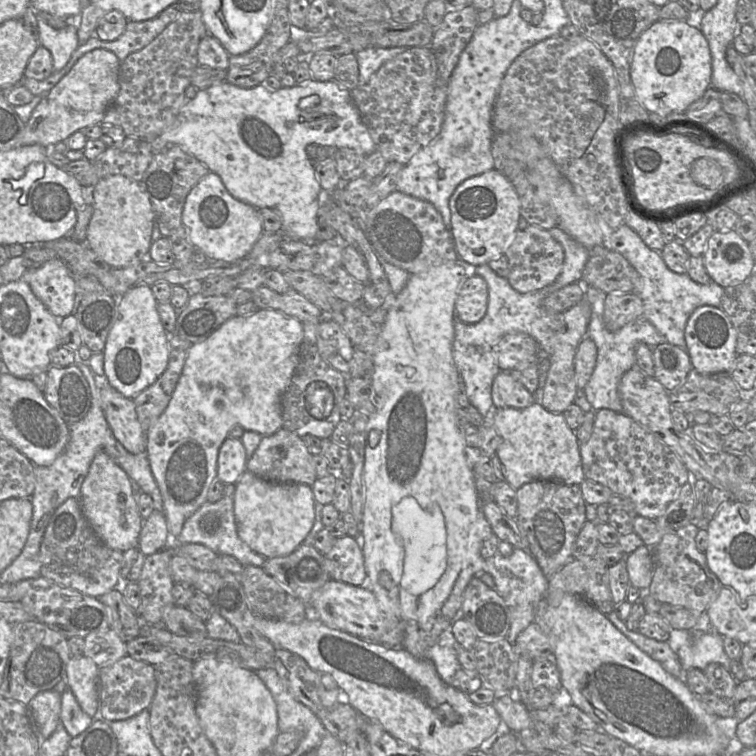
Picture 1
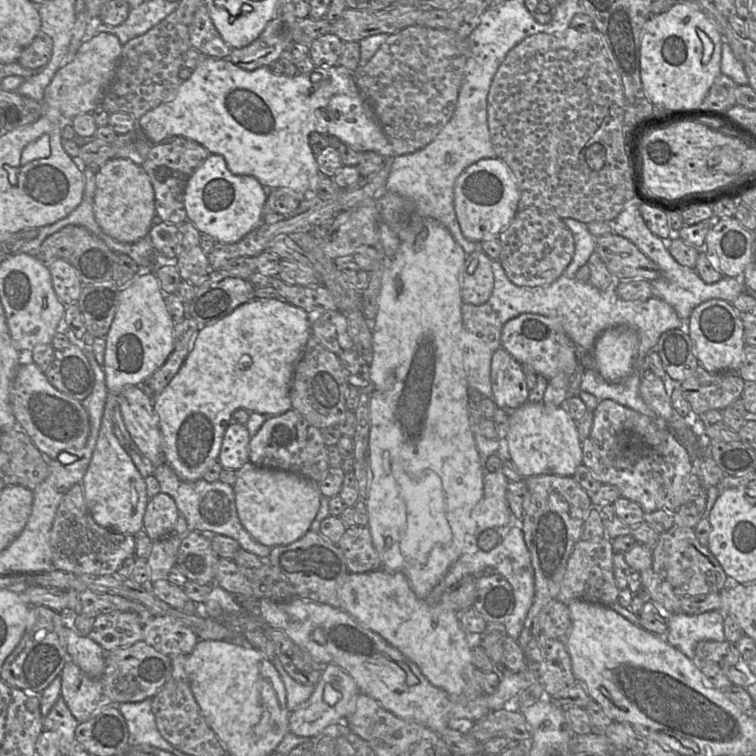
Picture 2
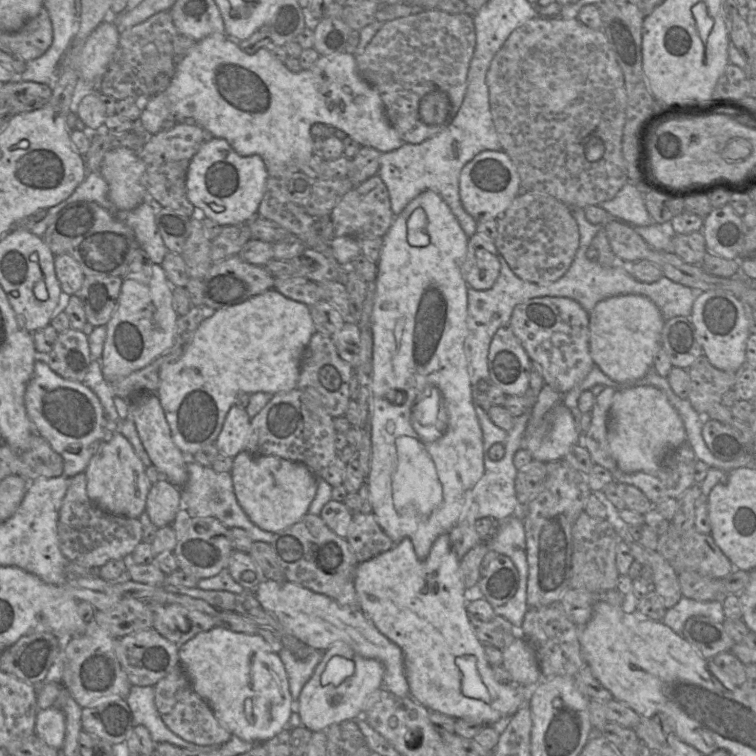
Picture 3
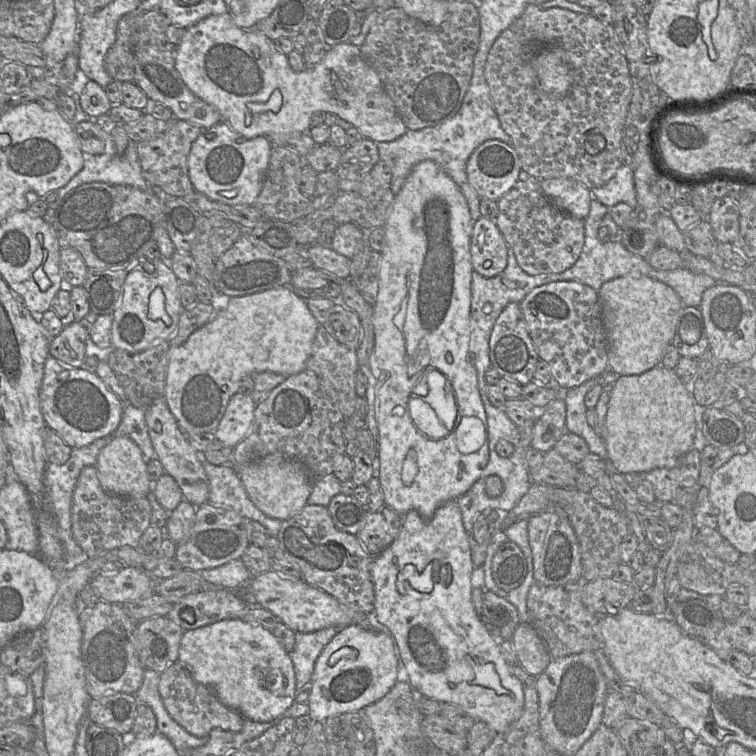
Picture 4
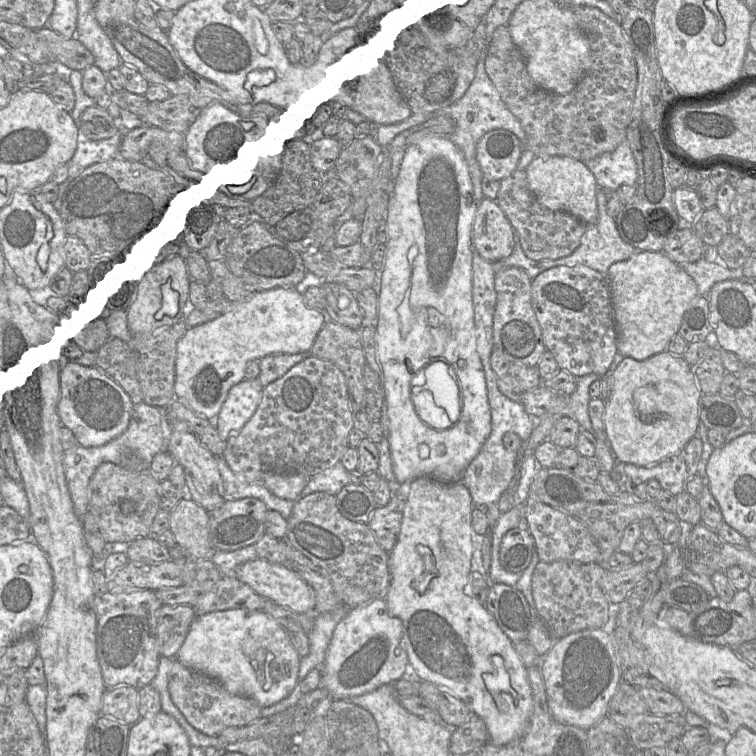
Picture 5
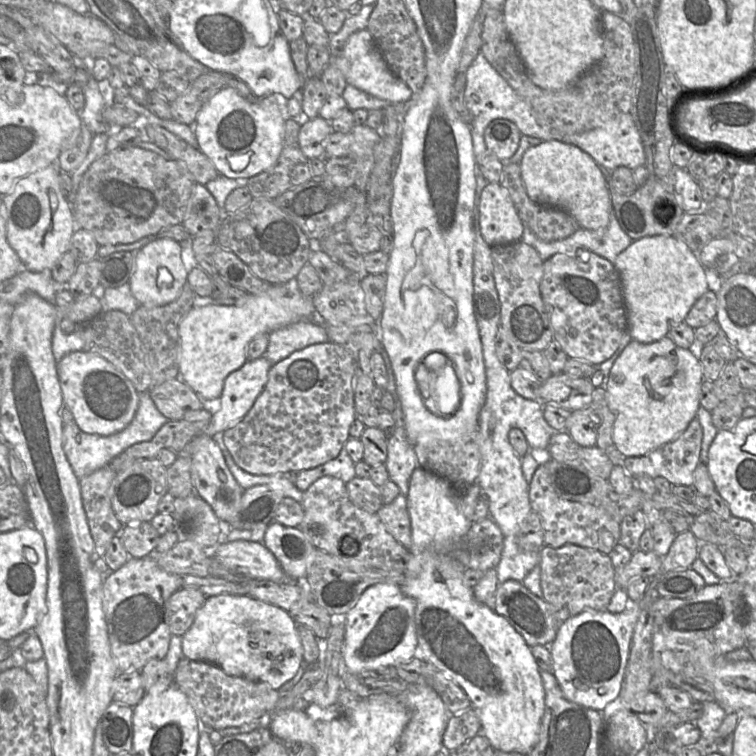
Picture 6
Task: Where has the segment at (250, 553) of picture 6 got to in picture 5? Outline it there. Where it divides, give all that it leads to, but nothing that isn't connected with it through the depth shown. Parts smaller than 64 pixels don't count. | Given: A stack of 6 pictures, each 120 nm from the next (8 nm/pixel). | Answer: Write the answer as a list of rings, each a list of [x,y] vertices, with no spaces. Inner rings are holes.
[[[256,558],[241,564],[235,577],[255,593],[297,613],[313,613],[315,593],[292,569]]]

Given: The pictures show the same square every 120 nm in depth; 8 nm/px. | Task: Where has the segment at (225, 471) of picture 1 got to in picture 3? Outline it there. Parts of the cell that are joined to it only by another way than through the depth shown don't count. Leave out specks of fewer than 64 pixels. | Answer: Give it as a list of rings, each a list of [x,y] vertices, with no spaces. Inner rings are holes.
[[[234,405],[229,410],[216,440],[219,453],[235,458],[245,450],[250,432],[251,418],[246,409]]]

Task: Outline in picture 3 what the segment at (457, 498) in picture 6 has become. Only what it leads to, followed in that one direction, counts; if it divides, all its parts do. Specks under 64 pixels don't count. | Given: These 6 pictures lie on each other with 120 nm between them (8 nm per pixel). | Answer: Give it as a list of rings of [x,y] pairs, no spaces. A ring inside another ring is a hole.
[[[449,533],[441,534],[424,560],[420,560],[410,538],[359,563],[354,577],[359,609],[376,628],[402,650],[410,695],[430,711],[437,711],[455,719],[475,718],[486,723],[506,725],[509,718],[526,702],[531,688],[512,687],[498,682],[488,663],[485,646],[475,635],[466,611],[466,588],[461,576],[460,559],[454,552]]]

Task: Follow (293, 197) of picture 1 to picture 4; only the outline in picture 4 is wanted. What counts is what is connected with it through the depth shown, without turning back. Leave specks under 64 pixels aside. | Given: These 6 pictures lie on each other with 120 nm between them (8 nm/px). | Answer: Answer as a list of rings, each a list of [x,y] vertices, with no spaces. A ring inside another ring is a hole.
[[[229,12],[208,16],[185,28],[179,45],[175,47],[175,65],[188,89],[204,102],[215,106],[222,121],[247,139],[266,136],[271,139],[293,132],[309,132],[310,118],[315,112],[330,112],[356,127],[363,138],[375,143],[392,142],[407,128],[388,96],[378,74],[364,60],[360,47],[349,42],[327,48],[322,60],[313,68],[294,71],[288,56],[278,51],[274,41],[256,30],[241,29]]]

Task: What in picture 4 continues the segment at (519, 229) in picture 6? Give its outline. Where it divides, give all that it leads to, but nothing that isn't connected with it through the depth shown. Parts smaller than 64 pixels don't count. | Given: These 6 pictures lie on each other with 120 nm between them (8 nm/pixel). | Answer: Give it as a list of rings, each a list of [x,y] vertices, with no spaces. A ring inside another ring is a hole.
[[[480,217],[474,222],[470,244],[473,271],[491,278],[504,271],[508,246],[496,222]]]

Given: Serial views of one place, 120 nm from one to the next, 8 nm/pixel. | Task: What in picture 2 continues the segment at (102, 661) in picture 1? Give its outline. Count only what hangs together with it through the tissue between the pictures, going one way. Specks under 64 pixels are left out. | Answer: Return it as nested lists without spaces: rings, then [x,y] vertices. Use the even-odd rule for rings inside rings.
[[[112,611],[95,617],[87,636],[106,654],[142,640],[142,633],[143,625],[135,613]]]

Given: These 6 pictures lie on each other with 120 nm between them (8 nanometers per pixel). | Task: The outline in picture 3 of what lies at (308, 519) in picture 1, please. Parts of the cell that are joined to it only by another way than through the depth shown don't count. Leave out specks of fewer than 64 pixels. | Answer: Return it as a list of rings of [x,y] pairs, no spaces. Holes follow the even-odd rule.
[[[242,451],[234,458],[231,476],[240,507],[256,526],[272,533],[280,533],[299,522],[317,493],[318,479],[308,467],[276,456]]]

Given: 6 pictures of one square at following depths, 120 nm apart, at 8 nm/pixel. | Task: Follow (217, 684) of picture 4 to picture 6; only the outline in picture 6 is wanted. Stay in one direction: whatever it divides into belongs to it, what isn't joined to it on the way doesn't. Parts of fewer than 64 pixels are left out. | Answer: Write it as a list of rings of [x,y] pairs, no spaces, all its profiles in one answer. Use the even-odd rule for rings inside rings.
[[[219,594],[205,599],[202,606],[196,612],[193,623],[182,636],[182,655],[183,657],[195,660],[206,661],[219,666],[226,674],[230,676],[246,677],[269,684],[273,689],[278,690],[282,685],[291,680],[303,664],[303,647],[297,632],[297,624],[289,612],[266,602],[254,599],[249,595],[231,595]]]

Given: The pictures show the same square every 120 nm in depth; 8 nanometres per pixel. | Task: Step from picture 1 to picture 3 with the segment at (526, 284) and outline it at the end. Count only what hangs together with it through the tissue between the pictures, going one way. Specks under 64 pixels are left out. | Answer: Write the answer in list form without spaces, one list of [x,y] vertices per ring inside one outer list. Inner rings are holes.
[[[521,192],[497,219],[495,245],[512,272],[522,280],[549,284],[570,268],[579,247],[578,225],[570,207],[544,193]]]

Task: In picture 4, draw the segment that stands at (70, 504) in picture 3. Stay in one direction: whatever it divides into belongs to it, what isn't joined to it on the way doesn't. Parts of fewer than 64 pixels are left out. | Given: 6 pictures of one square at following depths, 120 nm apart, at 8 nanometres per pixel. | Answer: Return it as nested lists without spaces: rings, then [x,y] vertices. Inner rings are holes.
[[[95,465],[82,469],[72,497],[71,531],[75,542],[88,558],[123,546],[137,548],[150,525],[151,505],[147,497],[121,497],[106,492],[100,485]]]

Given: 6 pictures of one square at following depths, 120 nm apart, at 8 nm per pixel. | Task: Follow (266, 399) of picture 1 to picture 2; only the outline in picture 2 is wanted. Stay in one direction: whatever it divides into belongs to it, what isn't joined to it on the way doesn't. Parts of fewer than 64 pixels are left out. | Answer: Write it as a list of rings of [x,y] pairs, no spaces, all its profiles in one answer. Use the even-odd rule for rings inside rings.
[[[260,298],[240,305],[216,323],[197,330],[193,349],[183,365],[163,391],[152,398],[159,418],[165,463],[181,480],[194,482],[202,479],[207,468],[218,461],[224,433],[237,409],[268,417],[292,409],[292,378],[311,335],[311,323],[312,317],[302,308],[281,299]]]

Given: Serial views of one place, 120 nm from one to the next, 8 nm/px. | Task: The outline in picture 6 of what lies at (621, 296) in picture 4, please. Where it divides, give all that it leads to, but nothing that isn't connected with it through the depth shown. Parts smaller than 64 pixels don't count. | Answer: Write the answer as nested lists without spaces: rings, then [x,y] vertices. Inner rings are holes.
[[[658,235],[633,241],[621,252],[614,266],[619,274],[627,315],[627,331],[632,340],[648,344],[667,336],[669,330],[683,322],[693,304],[708,291],[706,268],[698,255],[685,243],[672,236]]]

